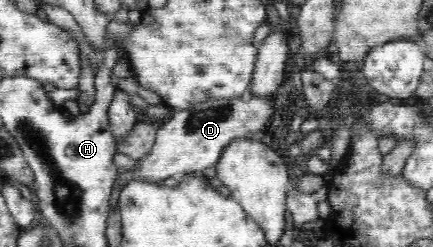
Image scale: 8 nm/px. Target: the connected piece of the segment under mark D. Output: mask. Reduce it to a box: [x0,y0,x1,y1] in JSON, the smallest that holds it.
[118,91,276,184]

